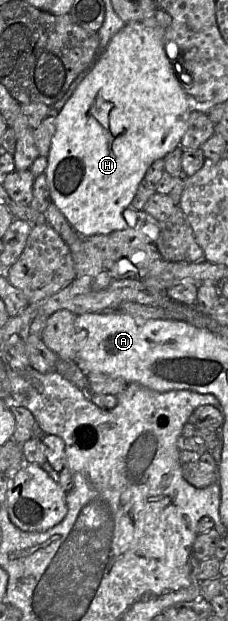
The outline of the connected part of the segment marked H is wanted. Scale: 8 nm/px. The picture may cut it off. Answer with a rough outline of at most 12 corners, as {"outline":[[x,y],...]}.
{"outline":[[126,23],[59,111],[45,174],[81,236],[124,230],[193,110]]}

